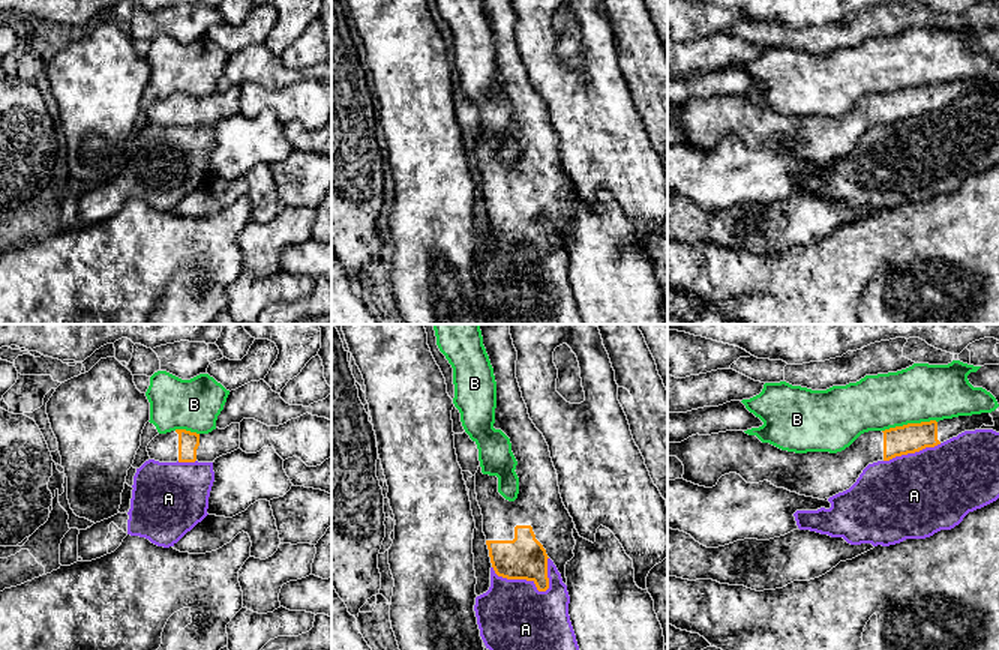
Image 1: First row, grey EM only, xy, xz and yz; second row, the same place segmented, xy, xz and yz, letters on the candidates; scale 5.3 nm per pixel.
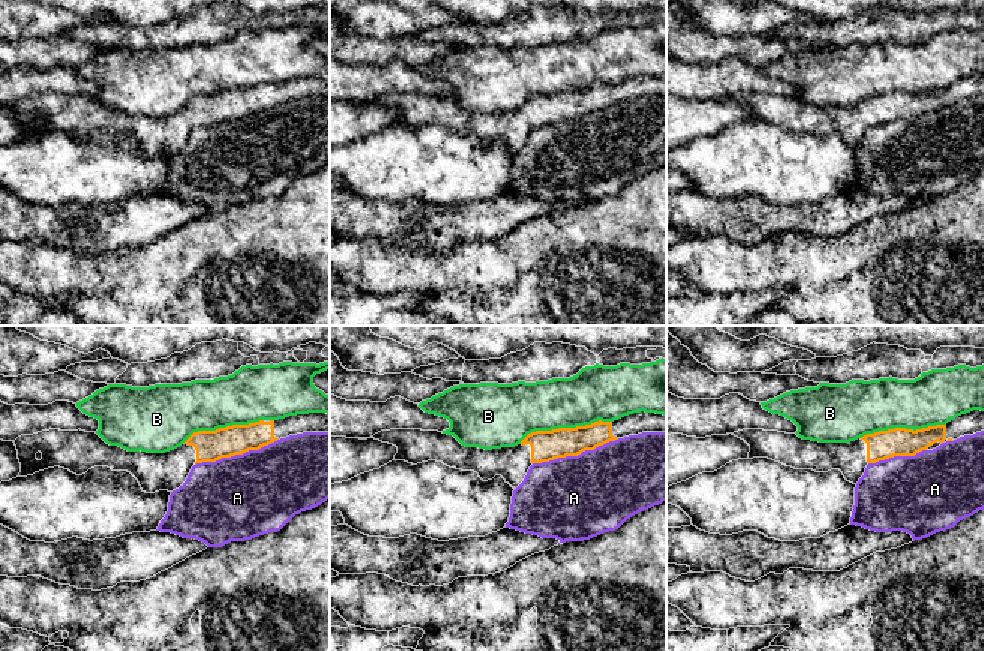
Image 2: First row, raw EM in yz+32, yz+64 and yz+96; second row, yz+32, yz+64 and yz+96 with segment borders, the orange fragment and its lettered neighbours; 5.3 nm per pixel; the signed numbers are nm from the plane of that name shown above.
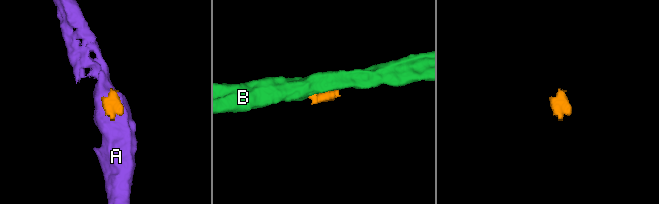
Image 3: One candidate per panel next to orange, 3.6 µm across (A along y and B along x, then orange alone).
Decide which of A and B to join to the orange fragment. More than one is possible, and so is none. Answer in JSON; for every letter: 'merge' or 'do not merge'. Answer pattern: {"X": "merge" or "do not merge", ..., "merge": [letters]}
{"A": "do not merge", "B": "do not merge", "merge": []}

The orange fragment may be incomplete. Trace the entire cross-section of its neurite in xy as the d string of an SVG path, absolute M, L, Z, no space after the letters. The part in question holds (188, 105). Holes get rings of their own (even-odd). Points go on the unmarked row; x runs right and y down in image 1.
M240 87L208 98L176 93L156 99L147 110L150 123L159 126L214 126L216 122L240 113Z

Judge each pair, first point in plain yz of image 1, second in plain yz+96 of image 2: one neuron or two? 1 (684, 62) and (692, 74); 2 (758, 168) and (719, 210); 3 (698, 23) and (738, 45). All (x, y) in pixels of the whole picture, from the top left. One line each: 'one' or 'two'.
1: two
2: two
3: two

